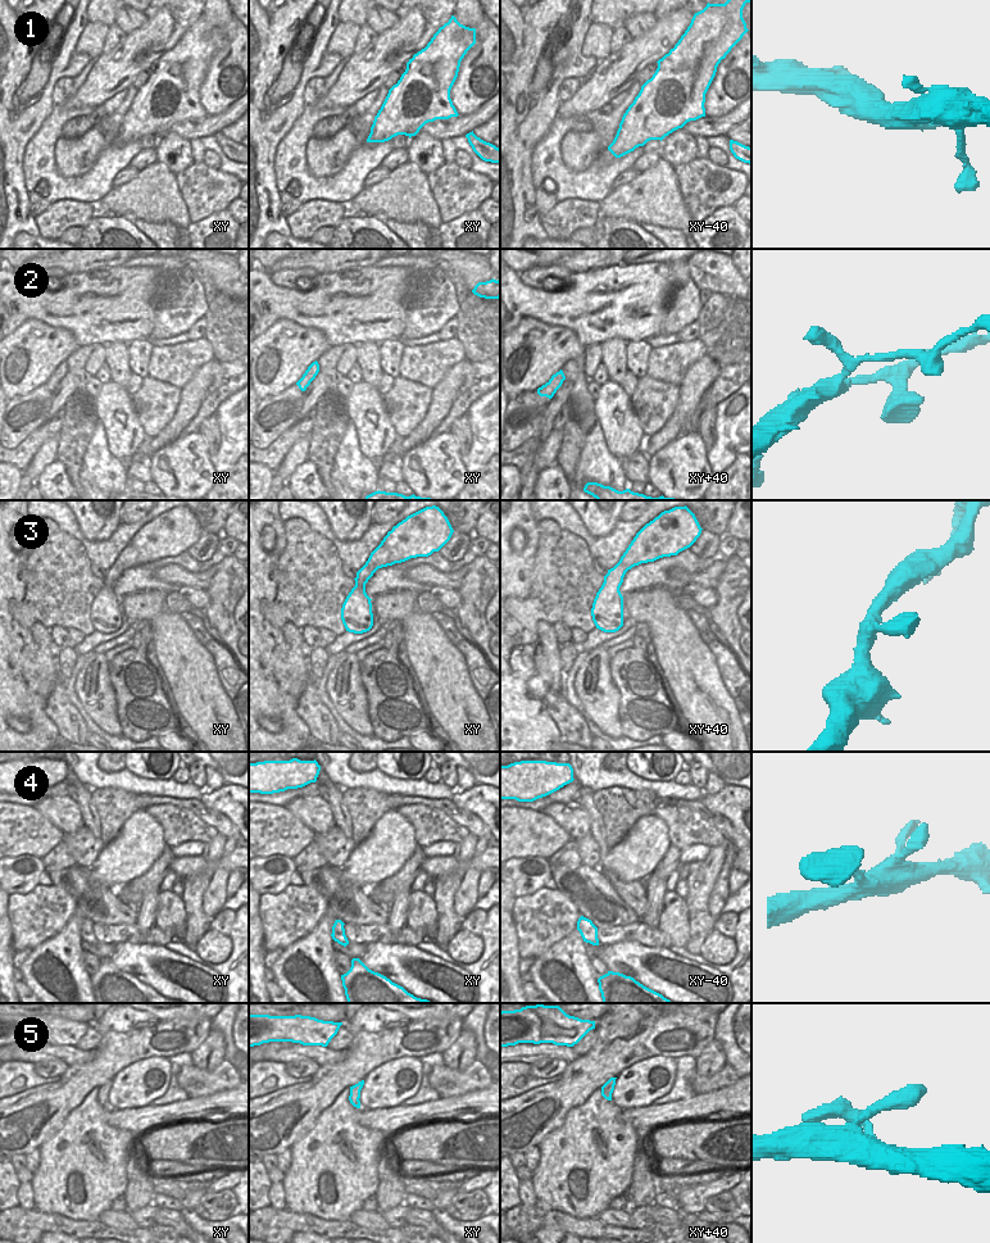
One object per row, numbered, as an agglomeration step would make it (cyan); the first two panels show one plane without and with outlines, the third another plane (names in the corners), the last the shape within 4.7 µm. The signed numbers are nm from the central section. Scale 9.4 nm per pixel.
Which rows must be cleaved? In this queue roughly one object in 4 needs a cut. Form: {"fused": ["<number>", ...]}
{"fused": []}

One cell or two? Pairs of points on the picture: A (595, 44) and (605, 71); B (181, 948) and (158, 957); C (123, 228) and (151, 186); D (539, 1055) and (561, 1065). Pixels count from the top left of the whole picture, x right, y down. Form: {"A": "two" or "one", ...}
{"A": "two", "B": "two", "C": "two", "D": "two"}

